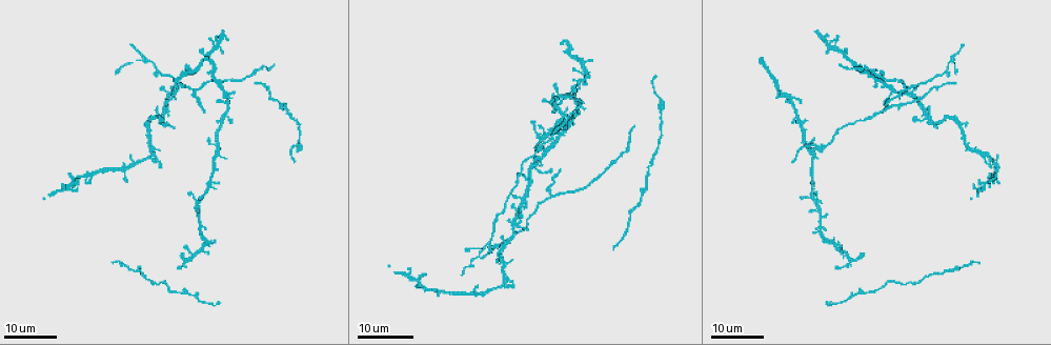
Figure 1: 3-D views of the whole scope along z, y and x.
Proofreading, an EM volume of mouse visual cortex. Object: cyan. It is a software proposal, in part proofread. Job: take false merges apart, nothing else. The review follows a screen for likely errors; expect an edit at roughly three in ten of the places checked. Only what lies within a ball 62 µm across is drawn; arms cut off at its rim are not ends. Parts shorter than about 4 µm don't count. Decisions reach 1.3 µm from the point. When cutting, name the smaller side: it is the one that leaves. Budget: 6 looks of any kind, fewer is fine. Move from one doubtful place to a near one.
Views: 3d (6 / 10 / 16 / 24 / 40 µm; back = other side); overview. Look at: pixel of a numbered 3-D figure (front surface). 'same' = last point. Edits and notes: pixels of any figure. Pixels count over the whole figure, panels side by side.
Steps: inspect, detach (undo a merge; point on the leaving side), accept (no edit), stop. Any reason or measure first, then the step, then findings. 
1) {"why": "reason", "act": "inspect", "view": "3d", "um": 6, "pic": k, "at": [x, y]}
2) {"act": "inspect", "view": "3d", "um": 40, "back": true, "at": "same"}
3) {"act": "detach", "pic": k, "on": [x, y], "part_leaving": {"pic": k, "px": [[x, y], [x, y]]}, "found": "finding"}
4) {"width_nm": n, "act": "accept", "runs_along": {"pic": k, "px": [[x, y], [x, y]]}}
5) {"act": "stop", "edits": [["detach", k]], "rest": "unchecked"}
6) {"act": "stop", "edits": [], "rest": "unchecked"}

{"why": "three arms meet", "act": "inspect", "view": "3d", "um": 24, "pic": 1, "at": [198, 90]}

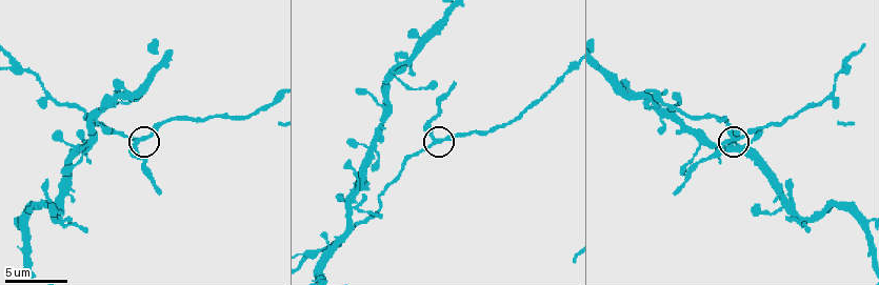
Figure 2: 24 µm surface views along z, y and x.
{"act": "inspect", "view": "3d", "um": 6, "pic": 2, "at": [435, 140]}

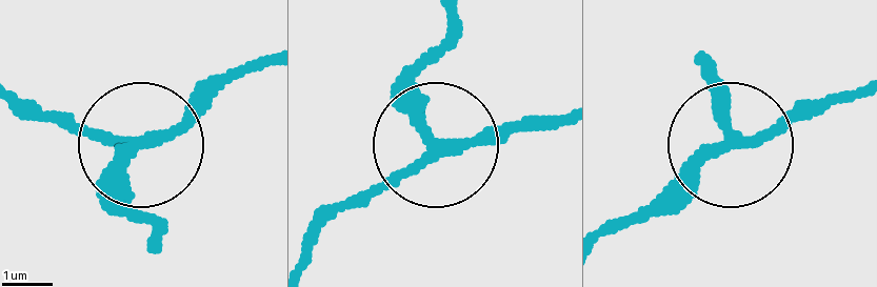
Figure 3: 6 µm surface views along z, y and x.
{"side_arm_um": 7, "act": "accept", "runs_along": {"pic": 3, "px": [[18, 102], [132, 140], [127, 219]]}, "found": "continuous, no second neuron"}

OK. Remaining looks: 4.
{"why": "three-way junction", "act": "inspect", "view": "3d", "um": 10, "pic": 2, "at": [832, 94]}

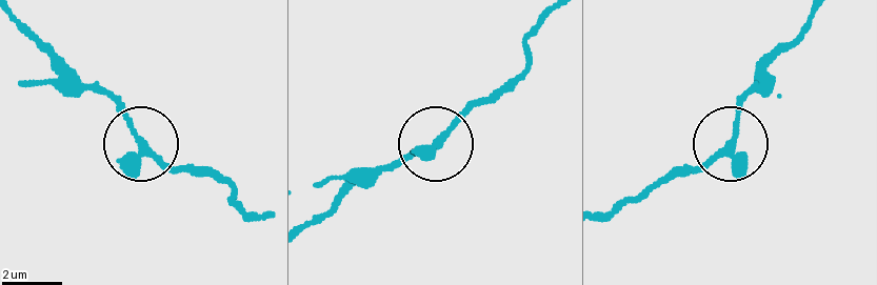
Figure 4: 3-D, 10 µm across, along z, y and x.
{"act": "inspect", "view": "3d", "um": 6, "pic": 4, "at": [726, 147]}

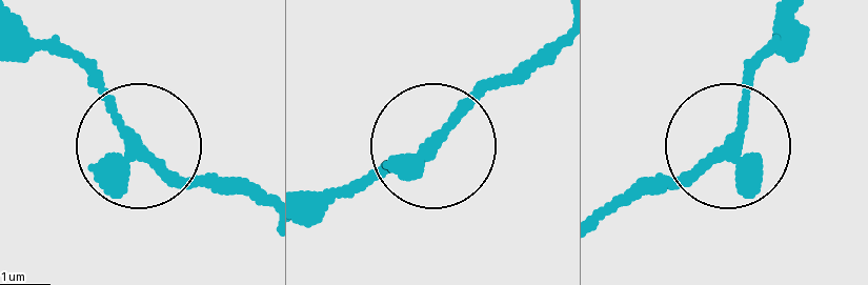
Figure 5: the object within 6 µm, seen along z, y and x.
{"width_nm": 210, "act": "accept", "runs_along": {"pic": 5, "px": [[562, 37], [432, 146], [352, 188]]}, "found": "continuous, no second neuron"}

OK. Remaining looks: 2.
{"why": "four-way junction", "act": "inspect", "view": "3d", "um": 6, "pic": 2, "at": [667, 111]}

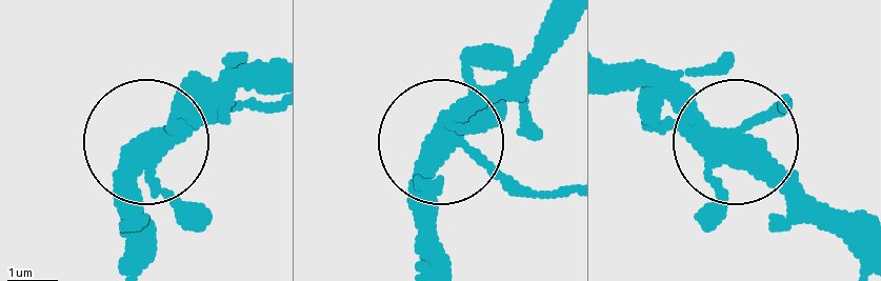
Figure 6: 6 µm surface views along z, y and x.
{"arms": 4, "act": "accept", "runs_along": {"pic": 6, "px": [[563, 21], [446, 143], [534, 194]]}, "found": "all the same neuron"}

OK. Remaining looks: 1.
{"act": "stop", "edits": [], "rest": "unchecked"}

